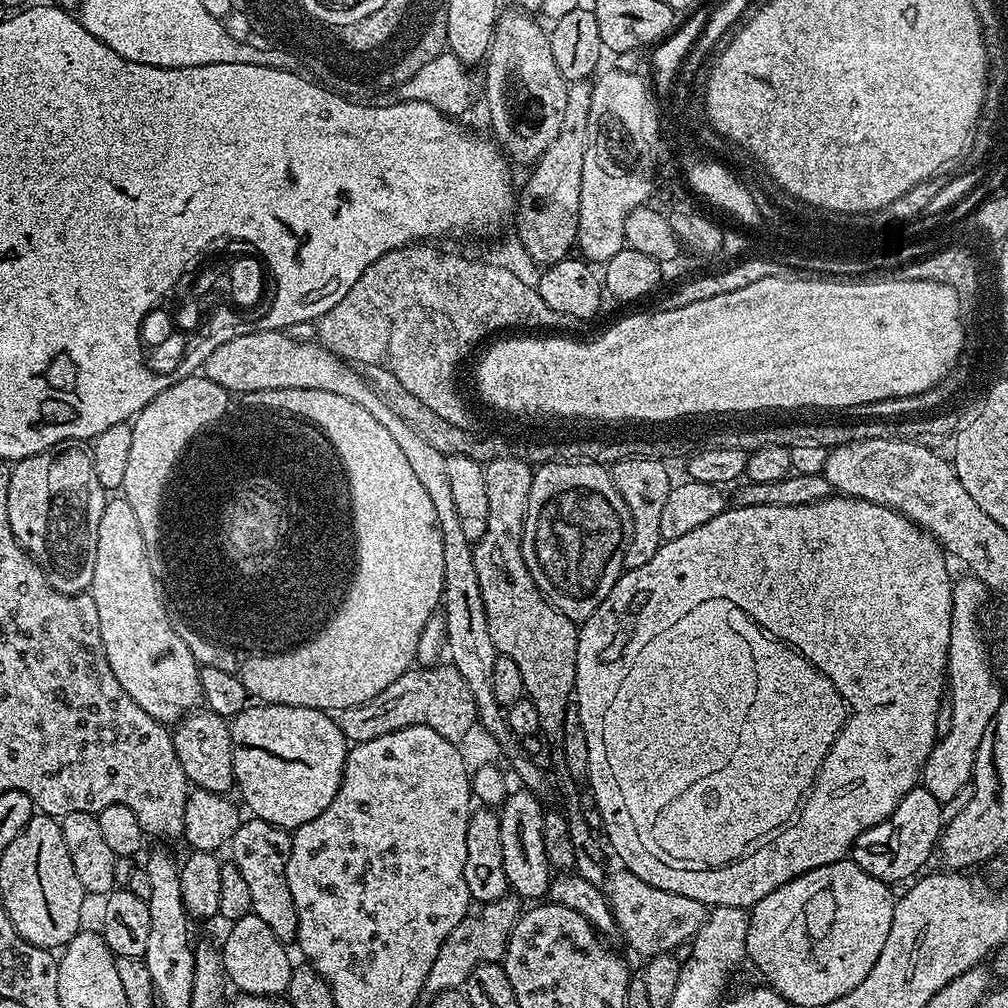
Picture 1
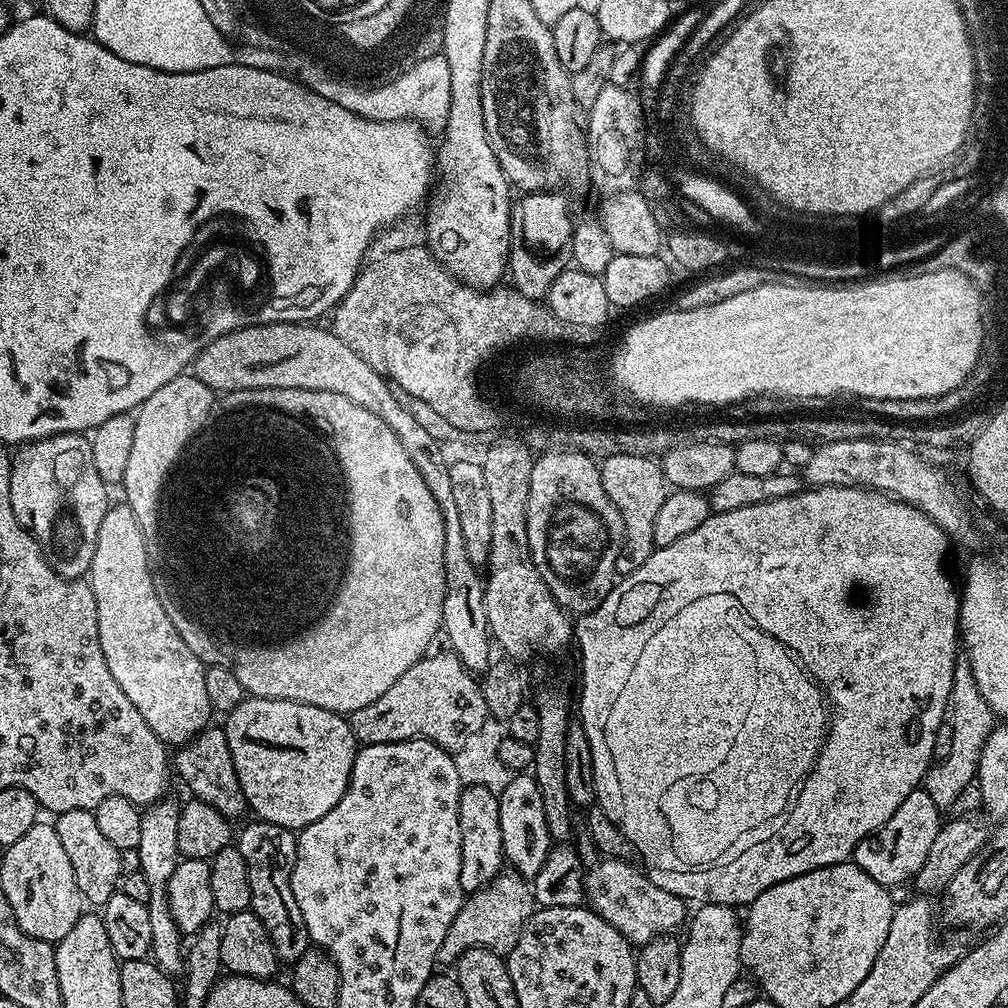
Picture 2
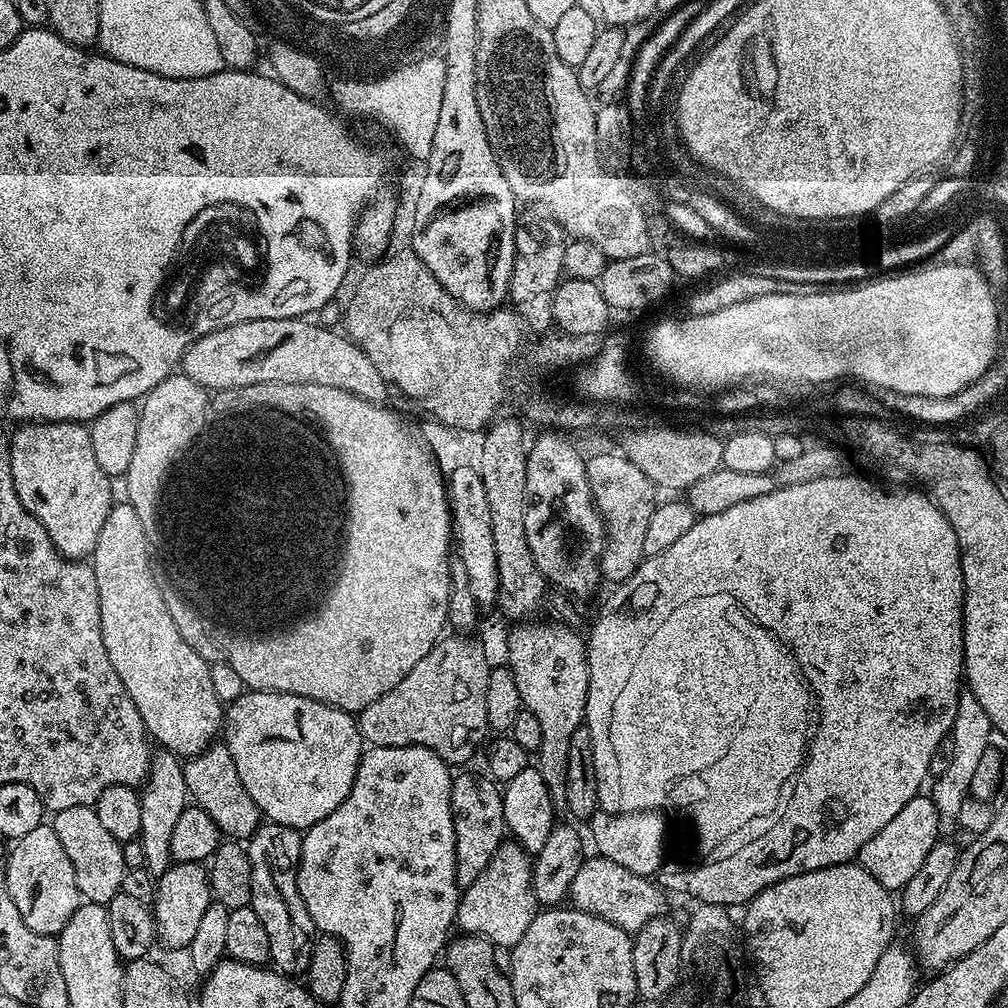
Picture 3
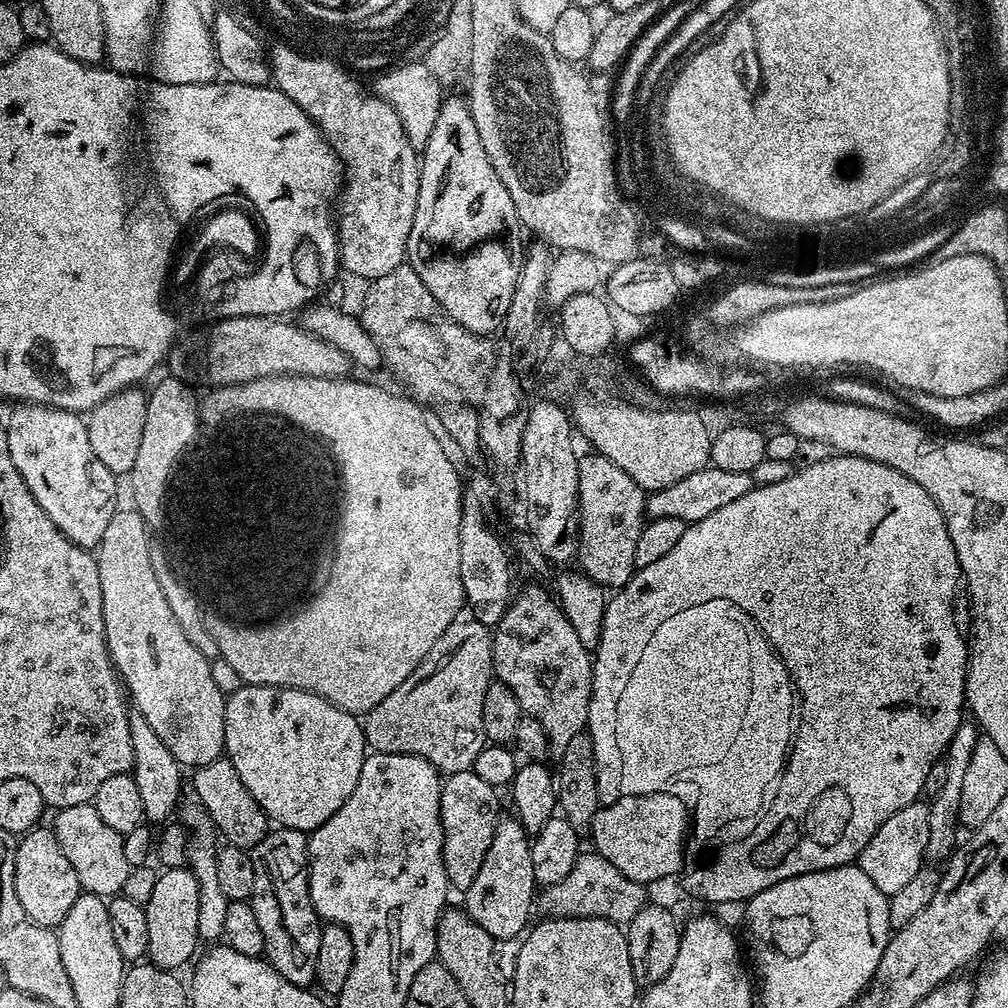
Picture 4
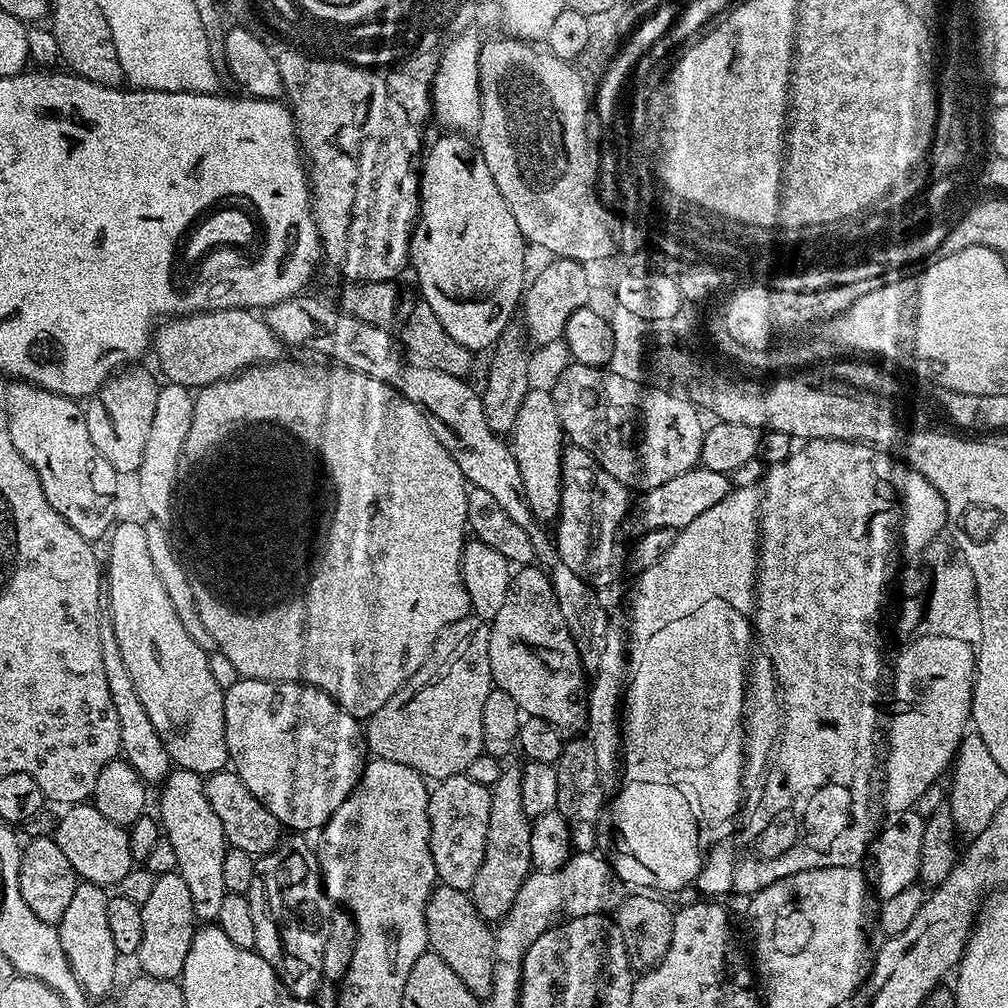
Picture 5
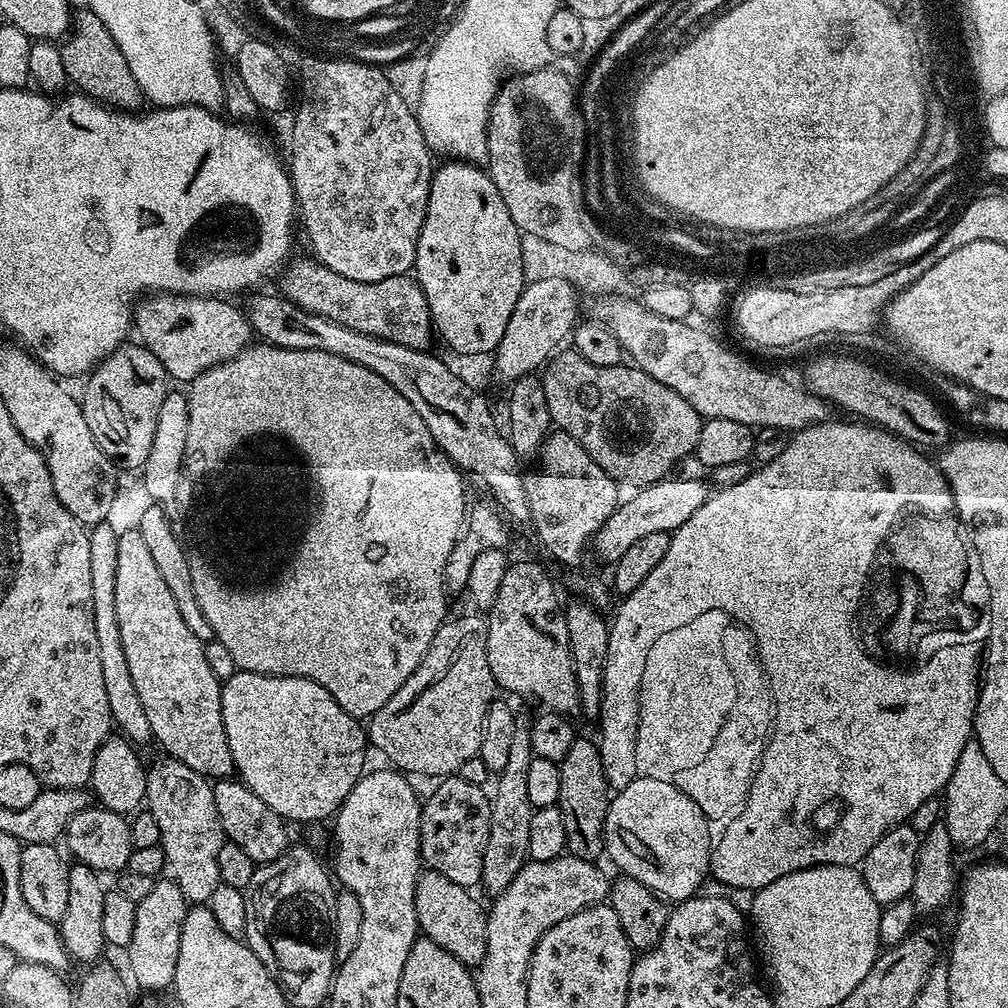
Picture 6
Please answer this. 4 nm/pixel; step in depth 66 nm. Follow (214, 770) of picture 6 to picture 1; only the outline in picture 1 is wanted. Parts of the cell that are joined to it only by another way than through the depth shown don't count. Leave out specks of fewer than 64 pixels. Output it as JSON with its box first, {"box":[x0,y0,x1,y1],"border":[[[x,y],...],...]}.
{"box":[90,494,204,725],"border":[[[116,494],[105,499],[102,518],[98,521],[98,546],[94,558],[94,578],[90,595],[94,598],[94,606],[98,606],[98,626],[102,630],[102,646],[106,650],[106,658],[110,662],[110,670],[114,670],[114,678],[122,682],[122,690],[150,714],[159,724],[175,725],[189,713],[201,707],[204,695],[200,685],[201,665],[196,663],[194,655],[177,632],[173,617],[168,616],[161,599],[161,590],[156,584],[154,574],[150,570],[146,542],[142,538],[142,529],[138,527],[138,518],[126,502],[123,495]]]}

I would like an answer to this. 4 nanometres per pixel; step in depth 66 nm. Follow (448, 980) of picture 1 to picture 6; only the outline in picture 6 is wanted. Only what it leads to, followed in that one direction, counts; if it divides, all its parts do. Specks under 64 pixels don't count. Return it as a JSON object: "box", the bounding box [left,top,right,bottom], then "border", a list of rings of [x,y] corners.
{"box":[480,726,534,894],"border":[[[518,726],[514,730],[510,755],[506,766],[495,777],[496,793],[490,796],[492,813],[490,814],[490,830],[486,838],[486,854],[482,858],[482,878],[480,884],[488,887],[492,894],[499,894],[510,886],[528,860],[530,846],[530,818],[534,811],[530,797],[526,794],[526,774],[530,770],[530,762],[534,759],[530,746],[530,734],[527,727]]]}

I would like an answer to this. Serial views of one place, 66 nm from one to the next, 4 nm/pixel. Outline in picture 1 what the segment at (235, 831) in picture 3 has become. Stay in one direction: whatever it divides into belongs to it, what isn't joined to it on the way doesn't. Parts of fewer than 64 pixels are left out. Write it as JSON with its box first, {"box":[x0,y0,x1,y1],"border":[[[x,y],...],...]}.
{"box":[172,710,235,795],"border":[[[197,710],[179,721],[172,733],[175,753],[191,785],[220,795],[229,793],[235,787],[232,728],[225,717],[207,710]]]}

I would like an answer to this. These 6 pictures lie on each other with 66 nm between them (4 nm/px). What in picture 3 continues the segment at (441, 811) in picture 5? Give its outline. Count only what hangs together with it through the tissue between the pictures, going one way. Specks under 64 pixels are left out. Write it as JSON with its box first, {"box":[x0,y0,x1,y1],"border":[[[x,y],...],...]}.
{"box":[452,775,506,889],"border":[[[457,775],[452,781],[452,817],[454,818],[454,850],[456,851],[456,882],[461,889],[470,886],[494,858],[494,850],[506,839],[502,814],[502,788],[497,781],[480,776]]]}

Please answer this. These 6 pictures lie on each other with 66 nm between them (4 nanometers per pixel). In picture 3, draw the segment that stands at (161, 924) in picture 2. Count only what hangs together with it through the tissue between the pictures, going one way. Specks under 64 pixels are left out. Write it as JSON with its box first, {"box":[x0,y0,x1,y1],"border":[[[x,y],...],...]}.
{"box":[138,750,190,878],"border":[[[163,750],[153,751],[152,761],[148,767],[148,778],[140,792],[142,826],[138,839],[144,855],[144,867],[151,876],[157,878],[168,869],[169,864],[173,863],[170,854],[171,833],[178,822],[178,817],[182,815],[182,810],[190,804],[183,768],[181,757]]]}

